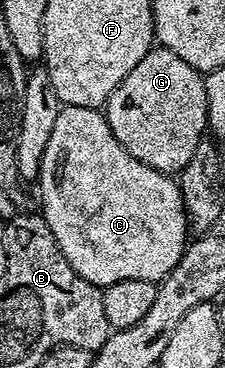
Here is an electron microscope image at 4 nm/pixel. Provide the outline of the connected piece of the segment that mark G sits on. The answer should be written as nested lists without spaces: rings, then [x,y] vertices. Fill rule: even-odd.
[[[154,47],[138,67],[118,83],[106,106],[106,127],[134,159],[159,173],[179,174],[190,163],[208,127],[204,74],[178,59],[174,51]]]

